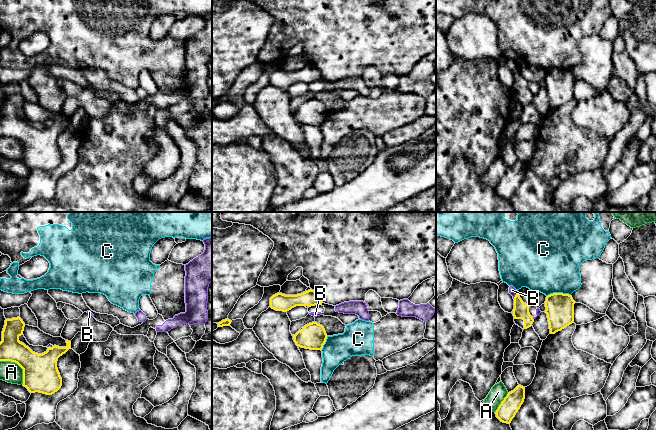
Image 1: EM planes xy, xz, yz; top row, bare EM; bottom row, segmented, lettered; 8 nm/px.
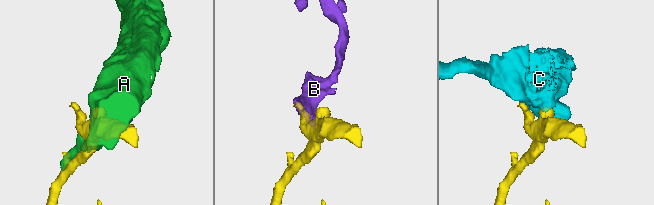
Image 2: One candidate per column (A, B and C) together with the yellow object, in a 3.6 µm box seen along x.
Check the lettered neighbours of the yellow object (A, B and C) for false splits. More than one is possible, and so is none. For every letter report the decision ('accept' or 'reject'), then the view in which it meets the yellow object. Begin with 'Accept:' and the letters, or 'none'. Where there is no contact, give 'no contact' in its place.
Accept: none
A: reject; contact in xy
B: reject; contact in yz
C: reject; contact in yz

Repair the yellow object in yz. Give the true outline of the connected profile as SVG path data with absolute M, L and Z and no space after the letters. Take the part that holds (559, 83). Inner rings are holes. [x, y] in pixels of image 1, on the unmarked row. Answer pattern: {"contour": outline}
{"contour": "M553 69L546 73L545 89L550 110L555 110L574 99L574 80L575 77L569 70Z"}

